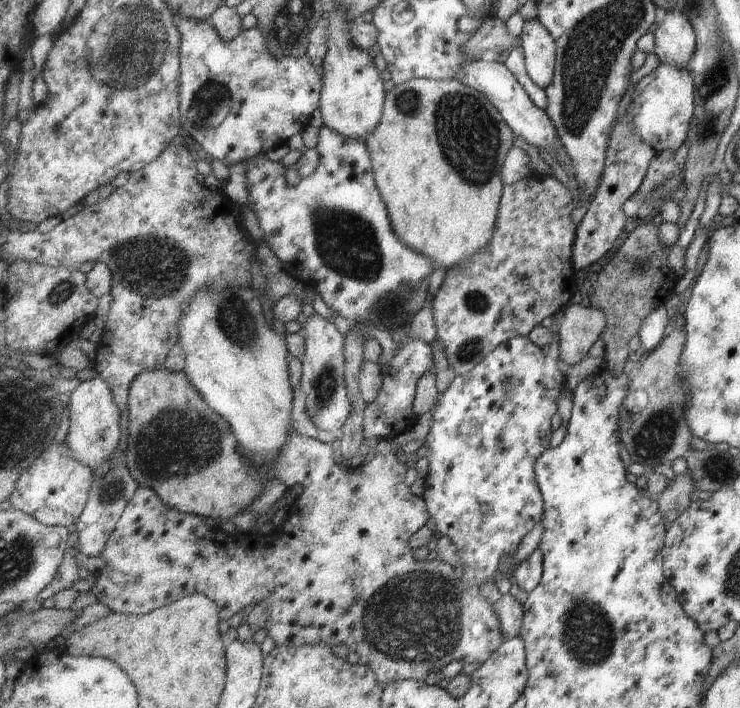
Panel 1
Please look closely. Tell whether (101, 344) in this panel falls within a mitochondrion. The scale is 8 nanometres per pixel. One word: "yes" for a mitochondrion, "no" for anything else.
no

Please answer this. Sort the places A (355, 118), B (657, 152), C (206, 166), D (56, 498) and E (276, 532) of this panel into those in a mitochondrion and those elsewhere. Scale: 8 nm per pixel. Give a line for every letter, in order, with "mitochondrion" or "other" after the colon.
A: other
B: other
C: other
D: other
E: other

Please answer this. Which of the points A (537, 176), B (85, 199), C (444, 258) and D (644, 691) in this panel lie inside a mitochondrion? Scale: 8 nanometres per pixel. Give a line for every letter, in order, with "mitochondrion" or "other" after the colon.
A: other
B: other
C: other
D: other

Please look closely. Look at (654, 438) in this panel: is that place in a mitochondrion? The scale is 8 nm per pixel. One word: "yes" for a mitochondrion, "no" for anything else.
yes

